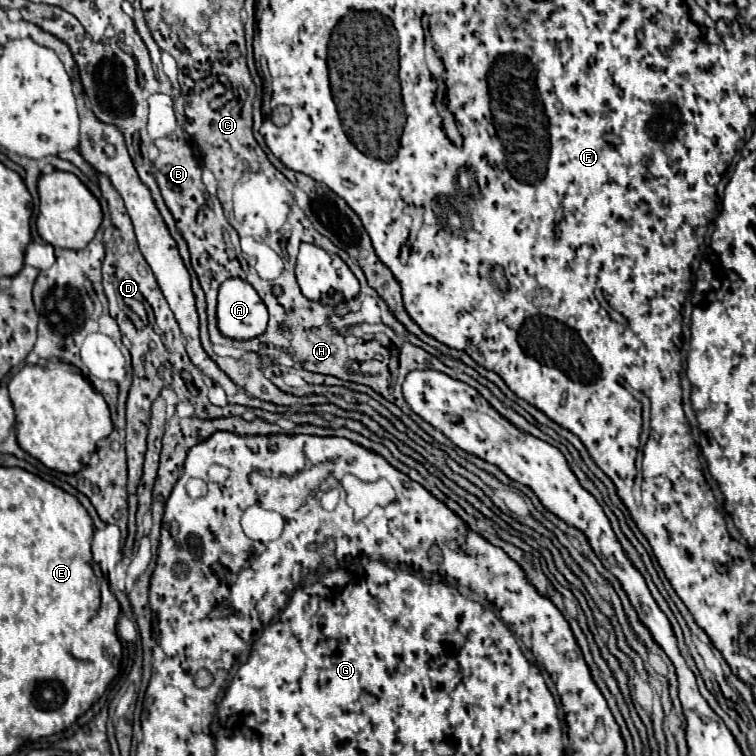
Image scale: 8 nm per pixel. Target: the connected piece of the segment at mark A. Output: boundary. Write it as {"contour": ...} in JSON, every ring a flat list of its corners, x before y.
{"contour":[[228,278,218,292,220,332,234,340,260,336,268,324,268,310,254,286,242,278]]}

